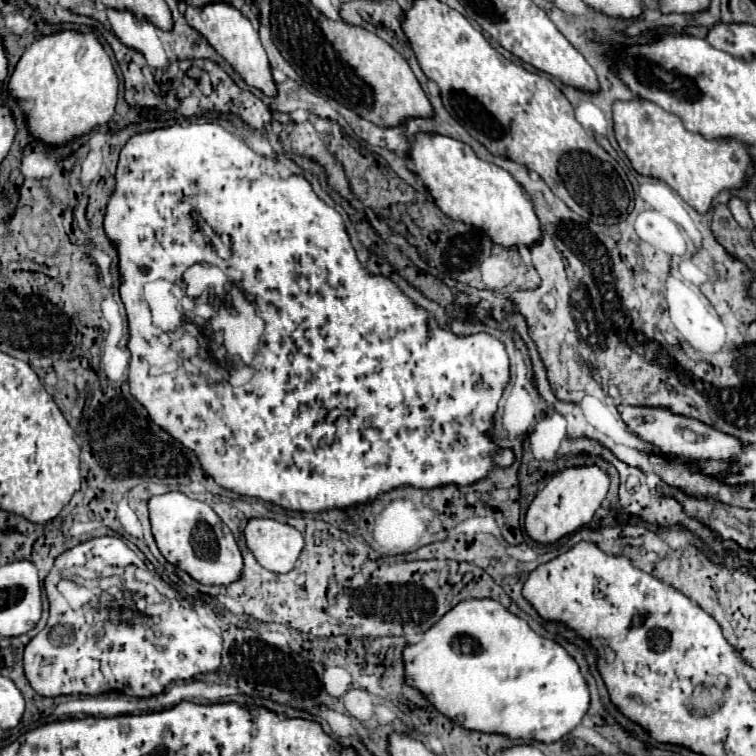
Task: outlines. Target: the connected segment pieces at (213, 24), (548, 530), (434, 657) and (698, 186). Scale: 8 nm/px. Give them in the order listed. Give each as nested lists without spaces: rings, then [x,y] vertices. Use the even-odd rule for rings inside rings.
[[[213,1],[213,3],[207,3],[203,7],[189,5],[185,11],[185,19],[189,21],[191,27],[195,27],[213,45],[213,49],[221,57],[225,57],[231,63],[231,67],[243,77],[243,81],[247,85],[261,89],[269,97],[273,97],[277,93],[273,77],[271,77],[269,59],[267,59],[265,49],[259,41],[259,33],[253,29],[251,21],[239,9],[235,9],[227,1]]]
[[[587,465],[587,467],[567,467],[559,473],[555,473],[545,489],[541,489],[535,499],[531,501],[527,515],[525,515],[525,531],[531,539],[539,543],[555,543],[567,533],[573,533],[581,527],[585,527],[599,505],[603,503],[607,491],[609,491],[609,475],[599,465]]]
[[[465,599],[461,603],[457,603],[449,613],[445,613],[441,617],[441,621],[437,621],[437,625],[433,625],[423,641],[415,643],[415,645],[407,645],[405,651],[403,651],[403,661],[405,661],[405,677],[407,677],[407,683],[417,687],[425,697],[429,697],[433,701],[433,705],[449,719],[457,719],[457,717],[463,717],[461,721],[461,727],[469,729],[469,731],[485,731],[485,733],[503,733],[511,739],[537,739],[537,741],[543,741],[543,743],[555,743],[559,741],[561,737],[565,737],[567,733],[571,733],[579,723],[581,719],[585,717],[585,713],[589,711],[589,689],[587,689],[587,681],[585,677],[581,675],[579,671],[579,665],[577,661],[555,641],[551,639],[545,639],[541,635],[537,635],[525,619],[509,613],[509,609],[505,609],[499,601],[493,601],[493,599]]]
[[[639,97],[613,103],[613,131],[621,151],[639,175],[665,181],[699,213],[711,207],[719,191],[743,187],[745,177],[751,175],[751,159],[743,141],[727,137],[705,139],[699,133],[687,131],[677,115]]]

